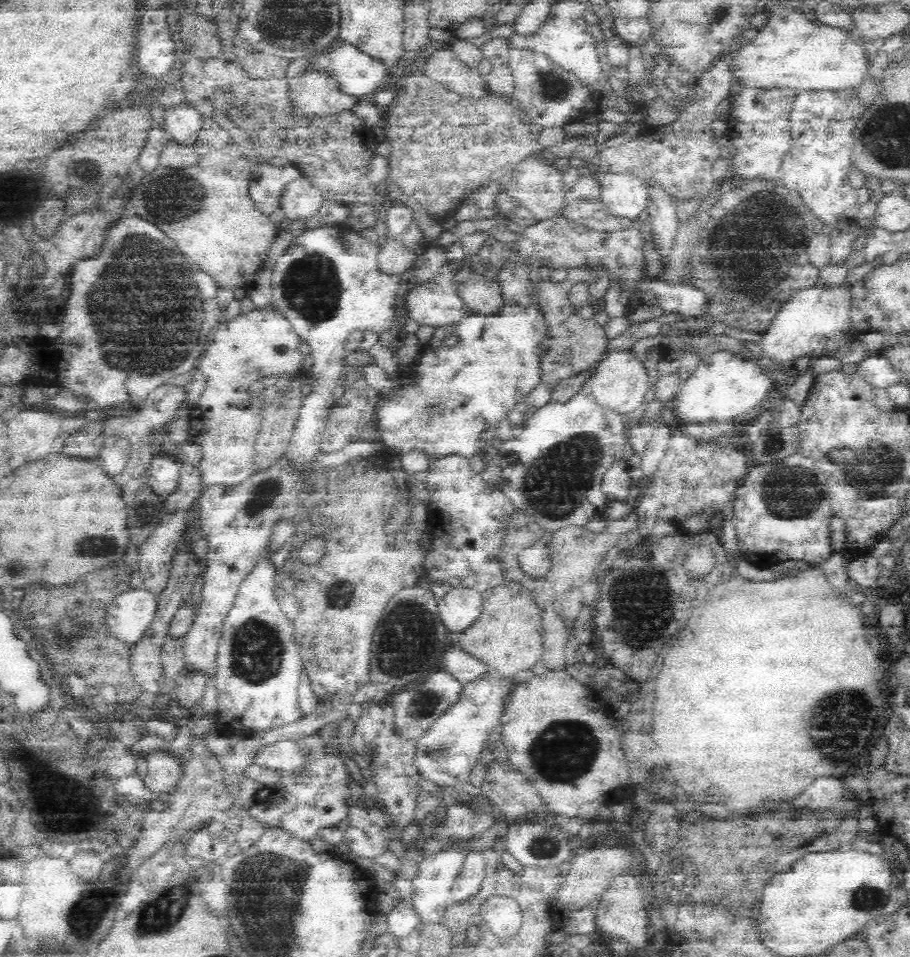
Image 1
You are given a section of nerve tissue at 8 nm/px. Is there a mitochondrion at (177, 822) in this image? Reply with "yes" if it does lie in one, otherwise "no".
no

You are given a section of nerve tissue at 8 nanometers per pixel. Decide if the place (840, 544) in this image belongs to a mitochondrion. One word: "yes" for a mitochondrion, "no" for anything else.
no

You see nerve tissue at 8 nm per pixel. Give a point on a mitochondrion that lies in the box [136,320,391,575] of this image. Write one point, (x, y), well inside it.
(265, 491)

